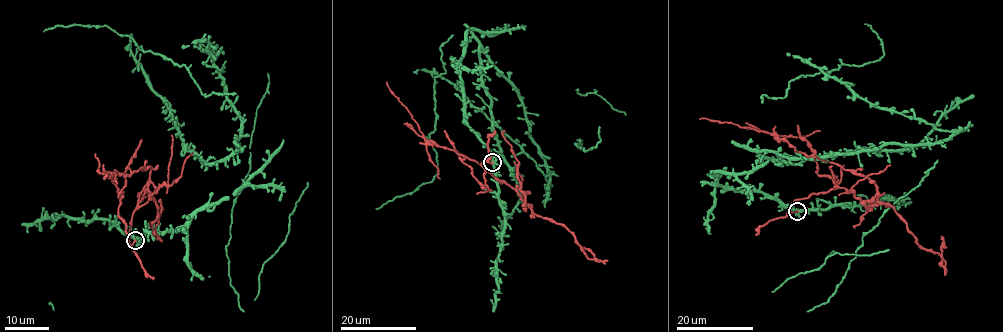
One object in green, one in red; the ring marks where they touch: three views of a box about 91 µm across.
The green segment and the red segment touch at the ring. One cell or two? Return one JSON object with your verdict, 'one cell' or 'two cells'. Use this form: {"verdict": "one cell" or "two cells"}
{"verdict": "two cells"}

